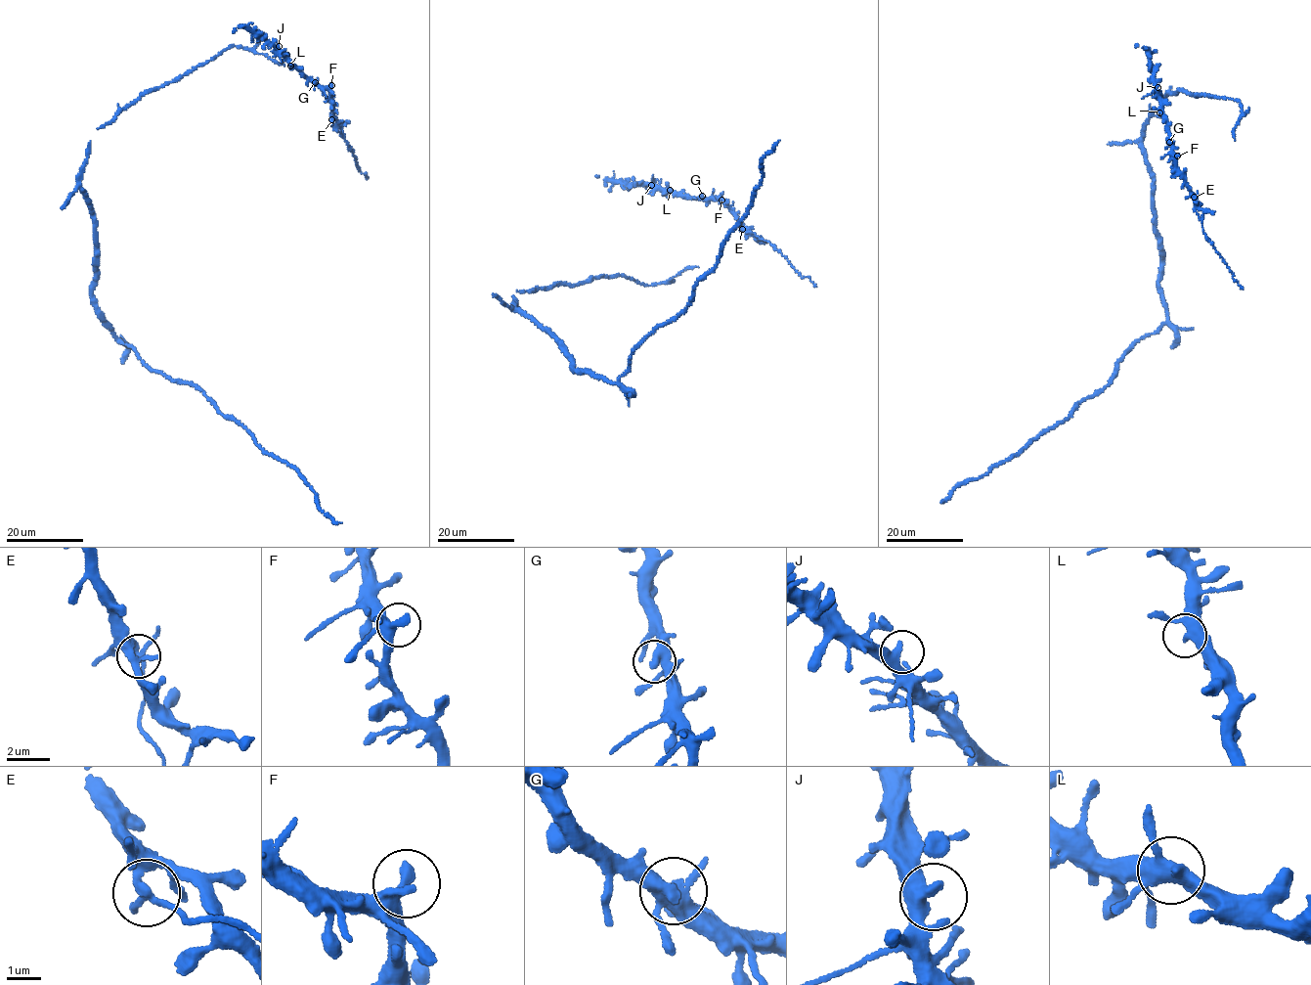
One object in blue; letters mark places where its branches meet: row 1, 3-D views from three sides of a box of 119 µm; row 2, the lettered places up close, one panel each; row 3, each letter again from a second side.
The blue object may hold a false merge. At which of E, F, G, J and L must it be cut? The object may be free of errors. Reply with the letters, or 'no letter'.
E

